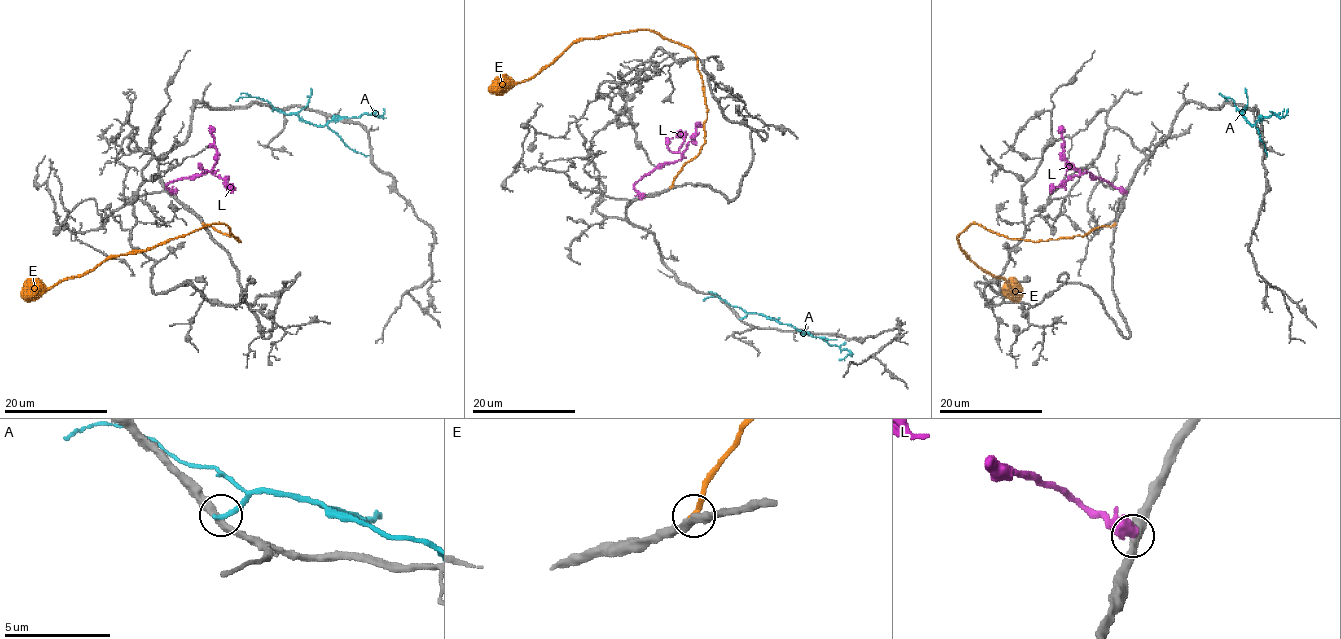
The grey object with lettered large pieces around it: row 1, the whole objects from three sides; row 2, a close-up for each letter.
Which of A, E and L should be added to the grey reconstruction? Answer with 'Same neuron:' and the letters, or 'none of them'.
Same neuron: E

